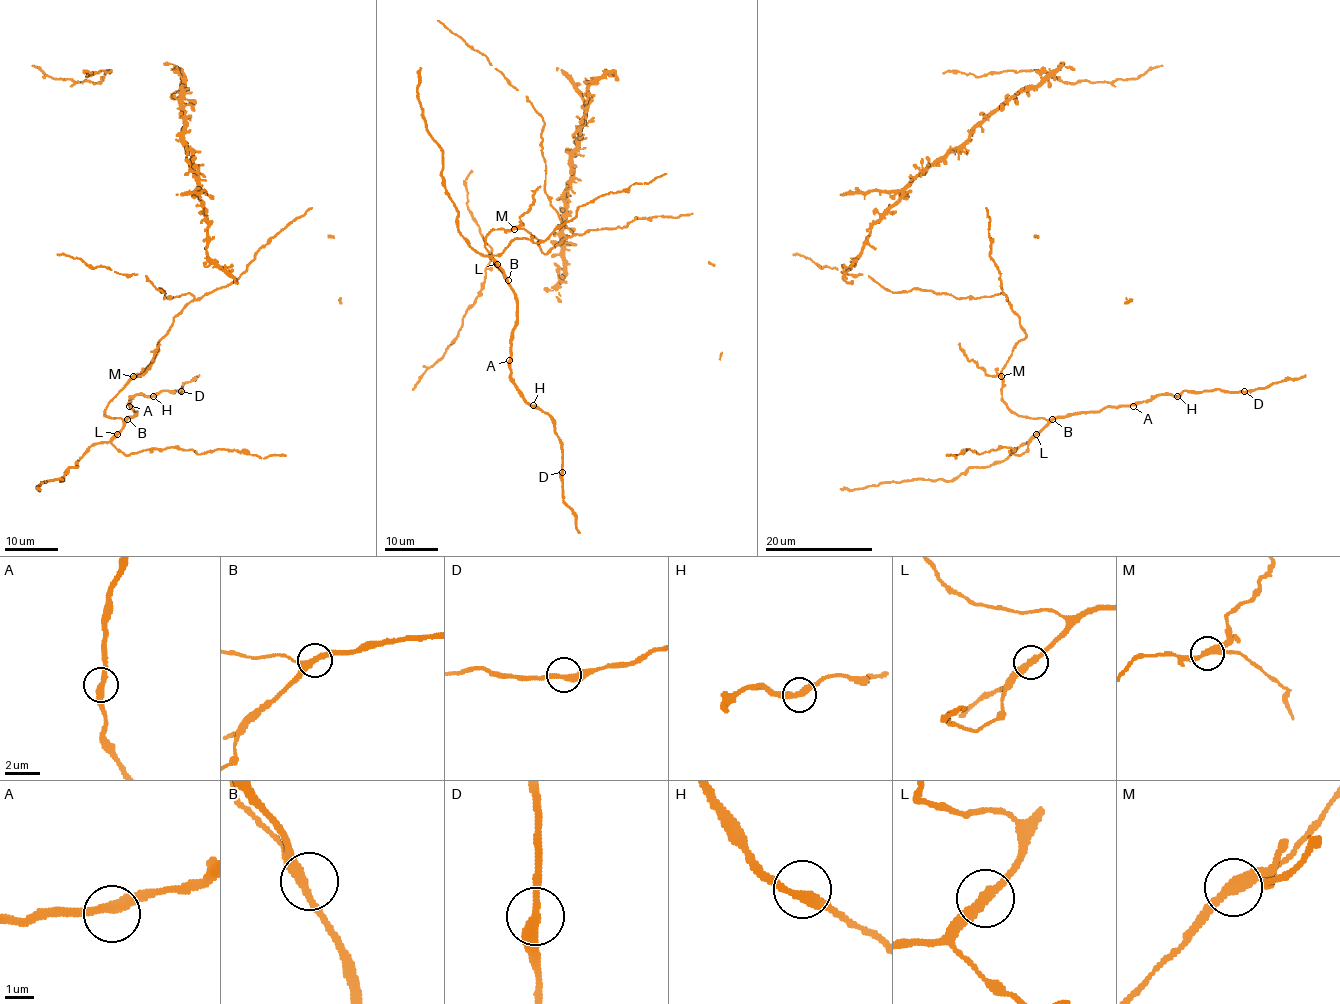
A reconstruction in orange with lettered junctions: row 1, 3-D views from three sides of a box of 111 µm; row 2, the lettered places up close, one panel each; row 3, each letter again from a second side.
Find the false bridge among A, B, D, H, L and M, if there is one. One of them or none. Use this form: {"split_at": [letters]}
{"split_at": ["M"]}

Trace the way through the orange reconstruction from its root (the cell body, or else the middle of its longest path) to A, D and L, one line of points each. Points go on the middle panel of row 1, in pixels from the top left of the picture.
A: (542, 132), (544, 191), (574, 234), (547, 253), (524, 229), (493, 229), (485, 238), (516, 299), (509, 360)
D: (542, 132), (574, 234), (544, 253), (493, 229), (485, 249), (516, 299), (511, 379), (552, 419), (562, 472)
L: (542, 132), (544, 191), (574, 234), (544, 253), (524, 229), (493, 229), (485, 249), (497, 264)

